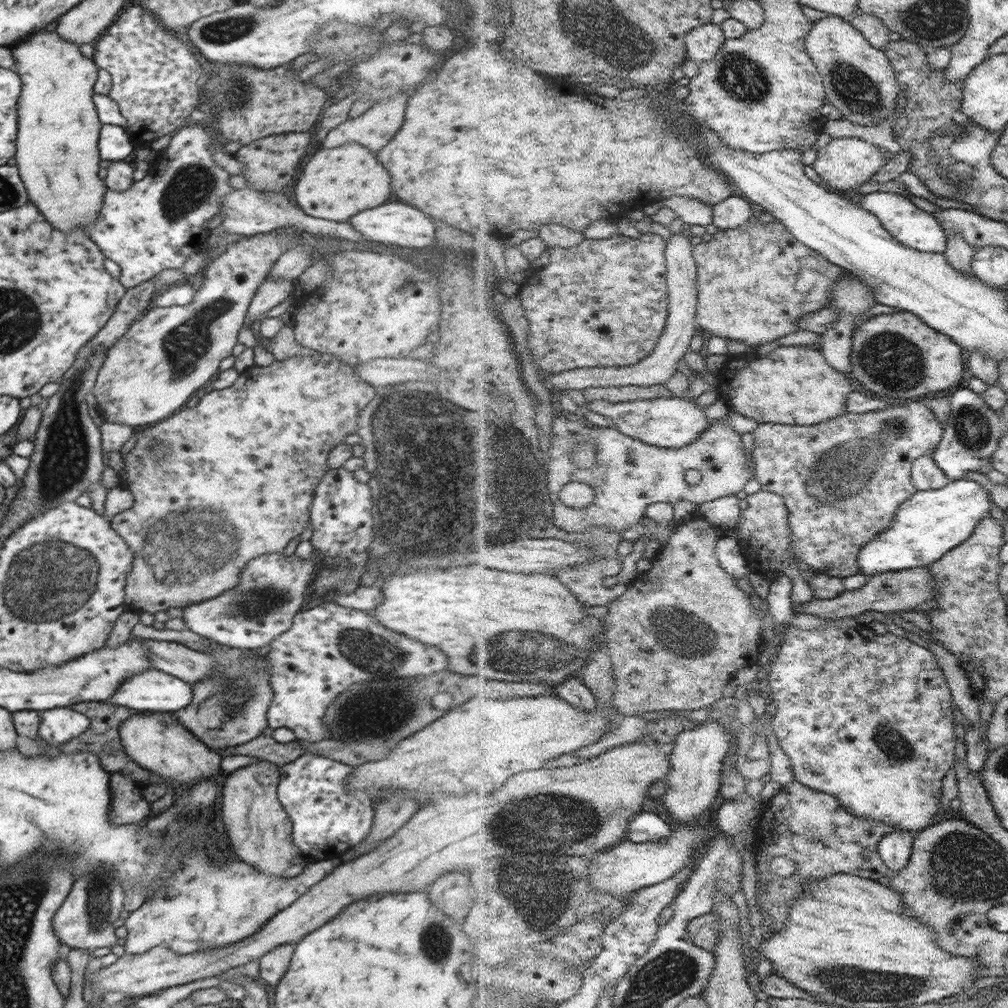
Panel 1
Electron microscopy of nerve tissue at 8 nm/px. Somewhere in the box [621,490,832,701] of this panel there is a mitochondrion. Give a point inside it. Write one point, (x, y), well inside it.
(678, 629)

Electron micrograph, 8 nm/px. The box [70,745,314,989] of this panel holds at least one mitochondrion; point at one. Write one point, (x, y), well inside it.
(99, 891)

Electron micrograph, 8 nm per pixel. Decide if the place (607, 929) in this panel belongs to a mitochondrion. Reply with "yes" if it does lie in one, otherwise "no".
no

